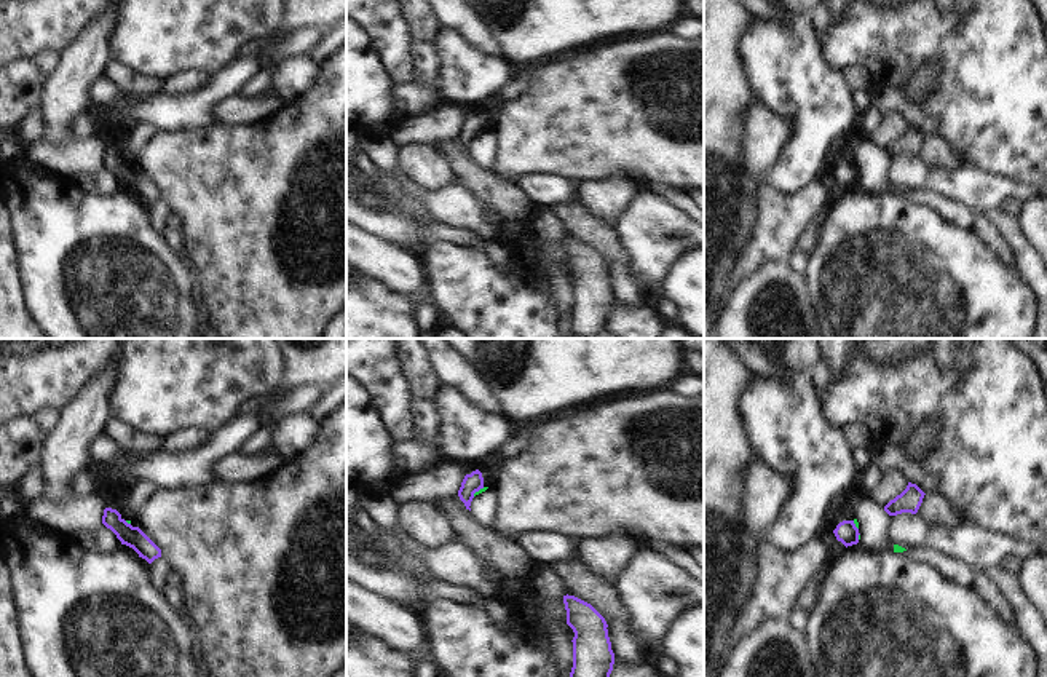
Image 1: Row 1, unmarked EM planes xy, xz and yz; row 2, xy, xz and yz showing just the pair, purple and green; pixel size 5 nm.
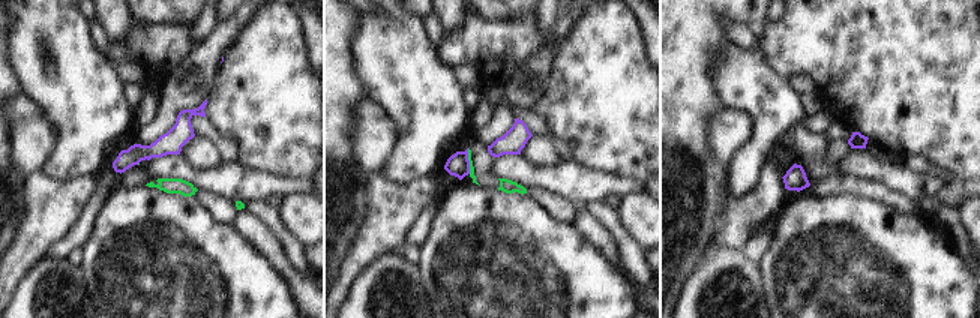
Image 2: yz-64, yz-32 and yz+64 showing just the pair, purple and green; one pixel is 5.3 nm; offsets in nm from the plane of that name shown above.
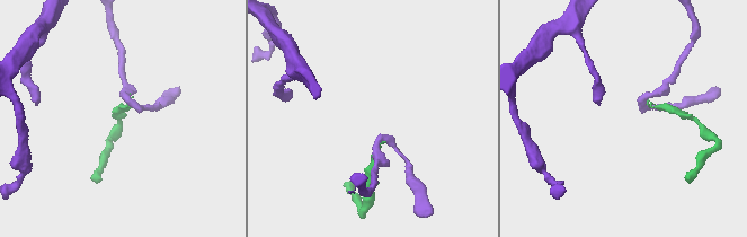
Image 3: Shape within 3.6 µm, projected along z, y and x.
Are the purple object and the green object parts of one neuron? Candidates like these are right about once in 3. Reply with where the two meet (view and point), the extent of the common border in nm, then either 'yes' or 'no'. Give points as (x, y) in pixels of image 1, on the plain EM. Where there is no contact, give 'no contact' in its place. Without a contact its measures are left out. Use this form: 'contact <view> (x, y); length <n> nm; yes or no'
contact xz (478, 133); length 80 nm; no

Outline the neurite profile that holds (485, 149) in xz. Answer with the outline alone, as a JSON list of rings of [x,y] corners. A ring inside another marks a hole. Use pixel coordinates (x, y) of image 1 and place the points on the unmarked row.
[[[484,129],[474,136],[471,155],[484,168],[492,169],[500,158],[500,137],[495,129]]]

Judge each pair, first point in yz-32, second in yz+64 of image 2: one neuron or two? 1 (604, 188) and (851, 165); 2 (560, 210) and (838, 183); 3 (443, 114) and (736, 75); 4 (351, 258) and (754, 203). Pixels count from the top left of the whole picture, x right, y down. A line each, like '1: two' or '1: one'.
1: one
2: one
3: one
4: one

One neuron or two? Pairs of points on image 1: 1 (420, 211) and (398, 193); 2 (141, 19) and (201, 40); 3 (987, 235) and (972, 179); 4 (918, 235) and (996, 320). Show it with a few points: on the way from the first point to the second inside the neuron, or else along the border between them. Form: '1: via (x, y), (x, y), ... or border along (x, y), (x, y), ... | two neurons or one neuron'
1: via (415, 211), (402, 198) | one neuron
2: via (155, 19), (181, 19), (187, 26) | one neuron
3: border along (974, 214), (983, 216) | two neurons
4: via (934, 256), (975, 299) | one neuron

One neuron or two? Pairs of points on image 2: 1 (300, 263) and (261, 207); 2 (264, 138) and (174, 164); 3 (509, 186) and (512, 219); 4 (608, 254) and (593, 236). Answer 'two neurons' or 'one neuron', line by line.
1: one neuron
2: two neurons
3: two neurons
4: one neuron

